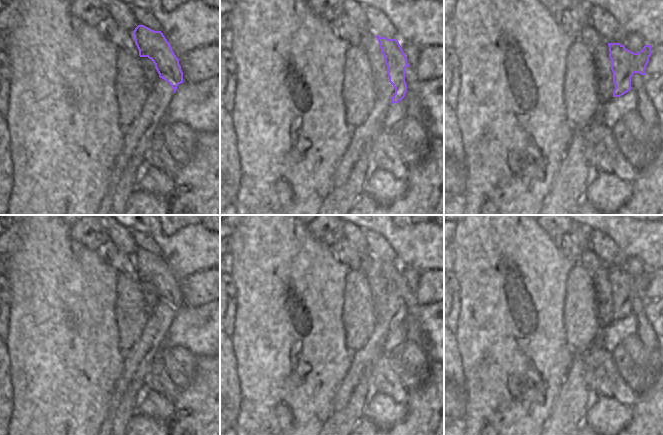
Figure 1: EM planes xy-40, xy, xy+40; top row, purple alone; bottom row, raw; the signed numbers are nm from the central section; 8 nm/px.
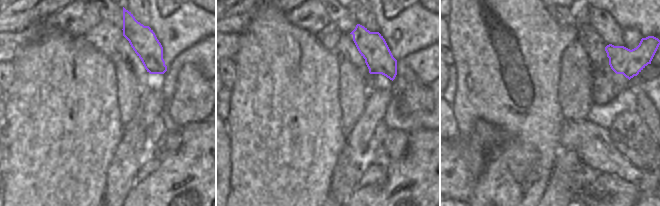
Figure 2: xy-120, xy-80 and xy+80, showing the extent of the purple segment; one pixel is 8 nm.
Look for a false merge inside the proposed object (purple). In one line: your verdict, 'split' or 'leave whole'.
split

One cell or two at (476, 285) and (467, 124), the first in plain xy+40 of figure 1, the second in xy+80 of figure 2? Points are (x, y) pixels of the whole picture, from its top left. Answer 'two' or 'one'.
one

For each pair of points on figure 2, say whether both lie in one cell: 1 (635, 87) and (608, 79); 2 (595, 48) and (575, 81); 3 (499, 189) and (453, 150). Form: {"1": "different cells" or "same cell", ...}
{"1": "different cells", "2": "different cells", "3": "different cells"}

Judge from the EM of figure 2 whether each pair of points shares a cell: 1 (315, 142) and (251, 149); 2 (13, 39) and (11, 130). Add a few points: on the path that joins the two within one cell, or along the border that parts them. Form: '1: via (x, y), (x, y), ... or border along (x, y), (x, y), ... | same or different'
1: via (299, 142), (295, 145), (267, 149) | same
2: border along (32, 43), (26, 44), (10, 61) | different

